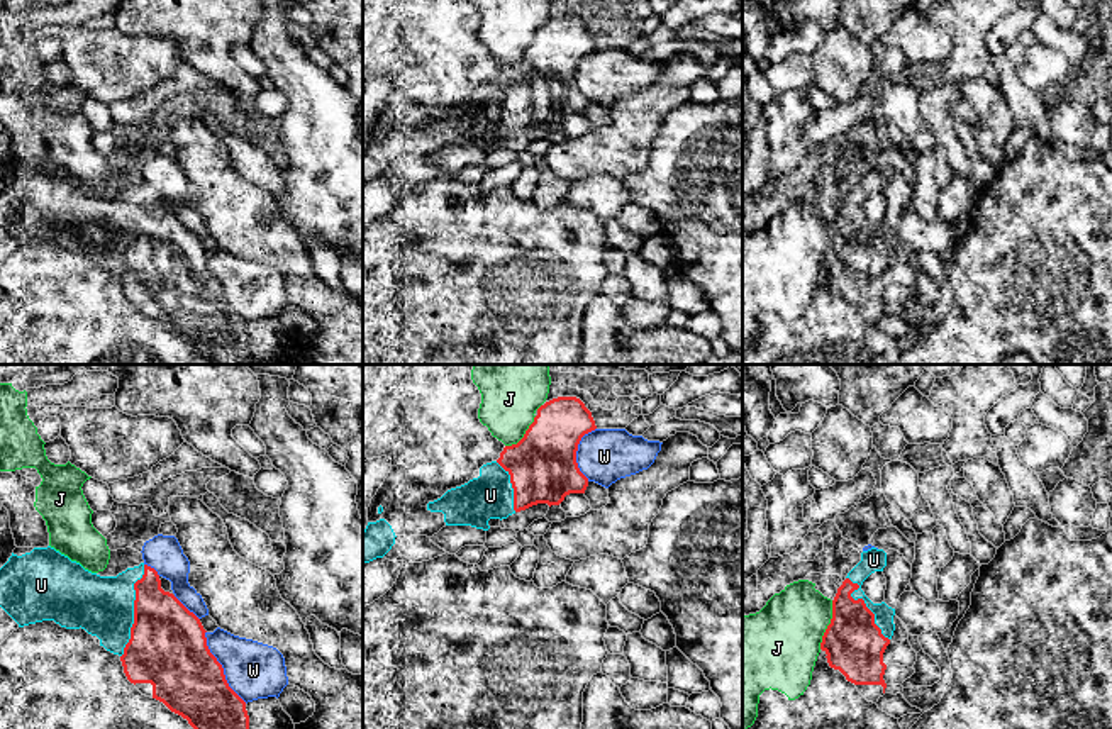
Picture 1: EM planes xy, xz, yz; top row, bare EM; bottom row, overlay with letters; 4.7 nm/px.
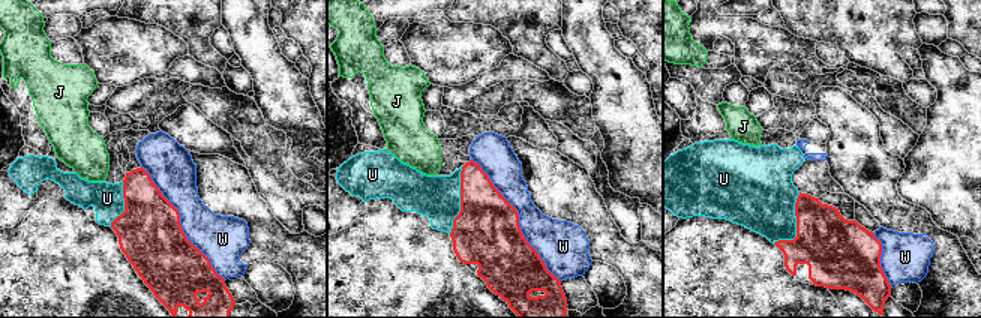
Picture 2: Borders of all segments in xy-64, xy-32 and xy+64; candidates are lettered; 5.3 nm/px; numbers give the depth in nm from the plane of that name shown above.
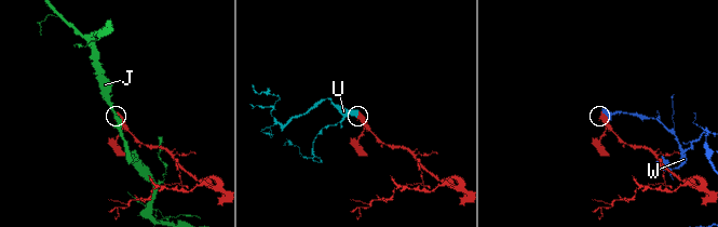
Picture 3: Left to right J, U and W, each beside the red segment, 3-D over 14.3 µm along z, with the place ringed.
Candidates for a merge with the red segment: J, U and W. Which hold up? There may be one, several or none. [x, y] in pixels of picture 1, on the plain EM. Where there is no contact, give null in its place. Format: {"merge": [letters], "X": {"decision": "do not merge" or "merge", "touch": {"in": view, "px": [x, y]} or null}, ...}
{"merge": ["U"], "J": {"decision": "do not merge", "touch": {"in": "yz", "px": [829, 244]}}, "U": {"decision": "merge", "touch": {"in": "xy", "px": [134, 231]}}, "W": {"decision": "do not merge", "touch": {"in": "xy", "px": [221, 287]}}}

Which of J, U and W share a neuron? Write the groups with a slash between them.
J / U / W

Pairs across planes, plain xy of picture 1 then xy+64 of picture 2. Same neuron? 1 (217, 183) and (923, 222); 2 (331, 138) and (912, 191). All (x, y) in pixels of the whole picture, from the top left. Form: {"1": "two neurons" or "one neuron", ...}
{"1": "one neuron", "2": "one neuron"}

